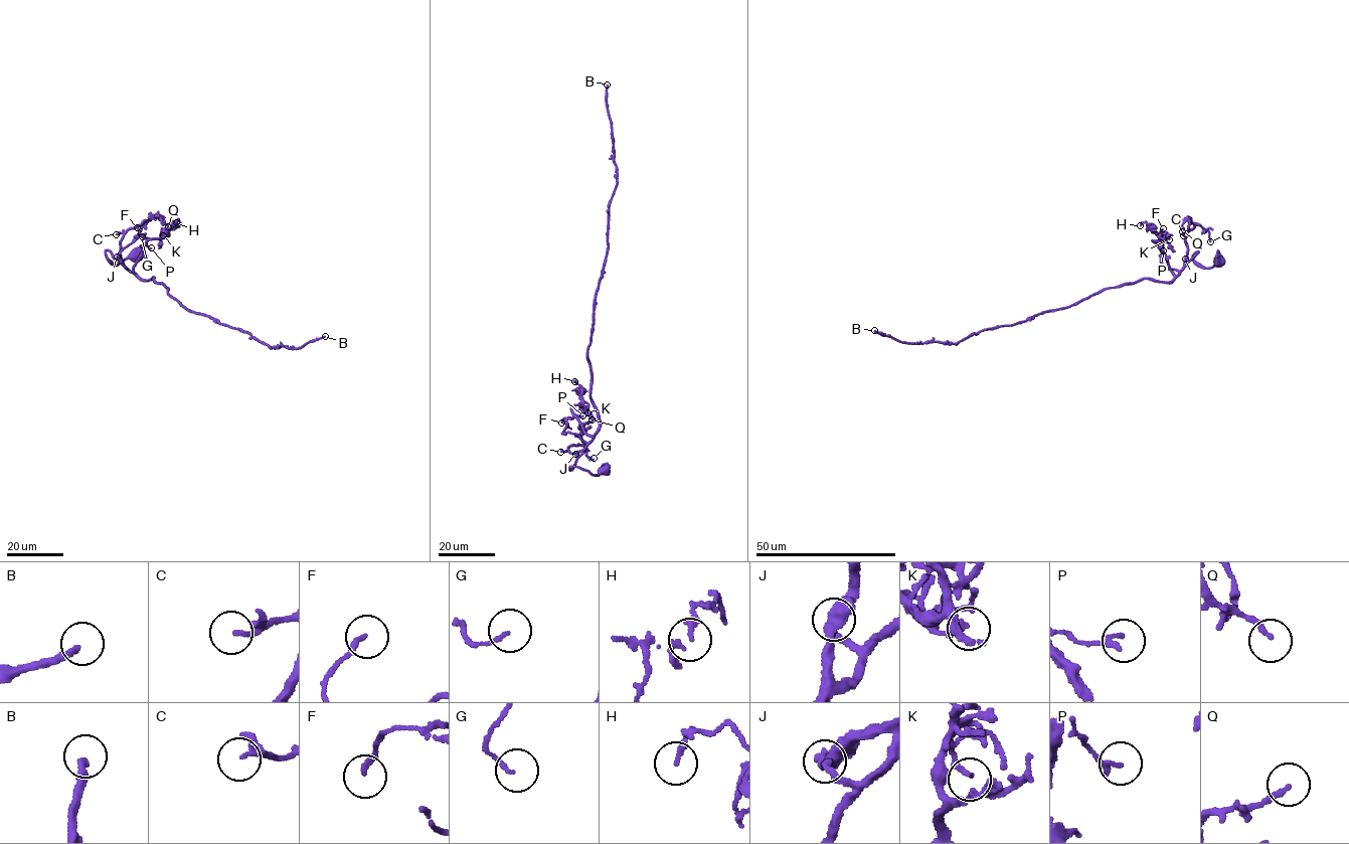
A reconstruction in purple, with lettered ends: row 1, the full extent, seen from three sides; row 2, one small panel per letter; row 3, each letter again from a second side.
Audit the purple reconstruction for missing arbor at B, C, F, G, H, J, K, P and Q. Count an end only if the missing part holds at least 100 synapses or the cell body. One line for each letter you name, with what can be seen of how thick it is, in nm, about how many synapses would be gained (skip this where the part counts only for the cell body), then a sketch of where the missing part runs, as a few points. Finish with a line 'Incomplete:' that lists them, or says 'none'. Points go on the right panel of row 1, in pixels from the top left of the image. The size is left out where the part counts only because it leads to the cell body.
B: 280 nm thick; about 400 synapses; missing branch runs (874, 330), (859, 365), (829, 358), (837, 345), (905, 340), (951, 378), (950, 394), (929, 371)
Incomplete: B

